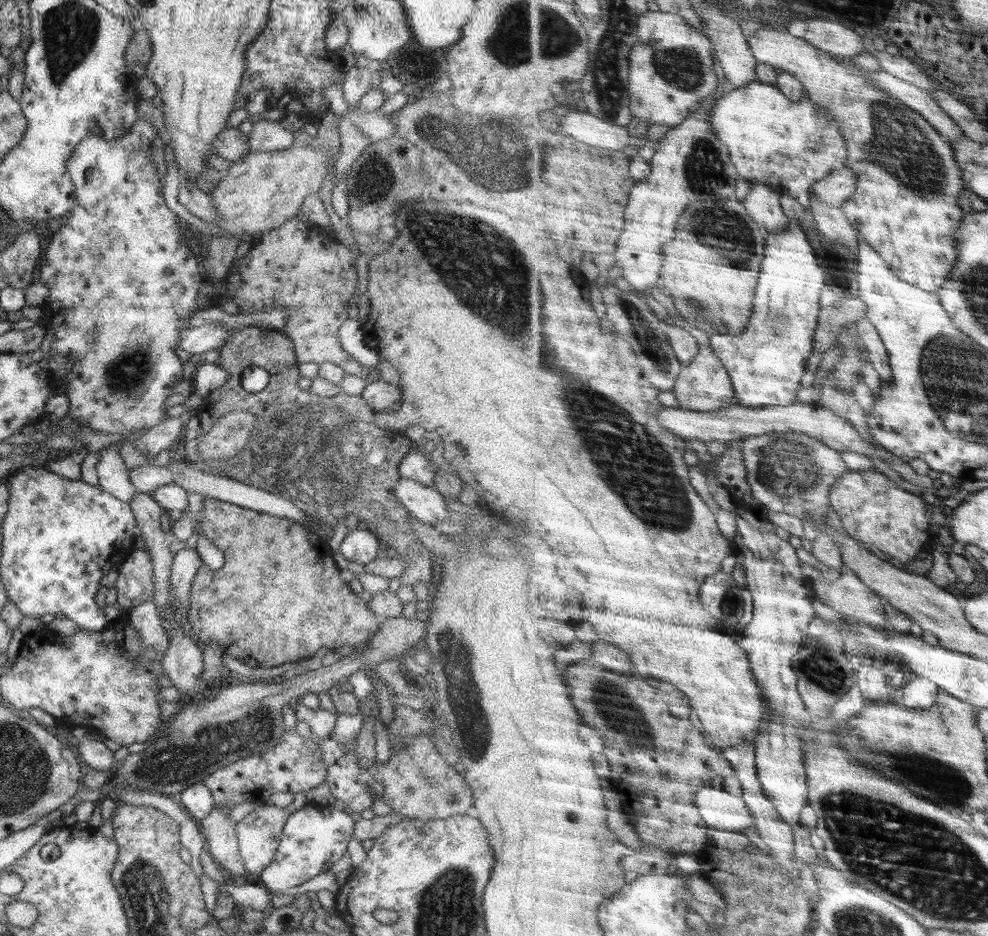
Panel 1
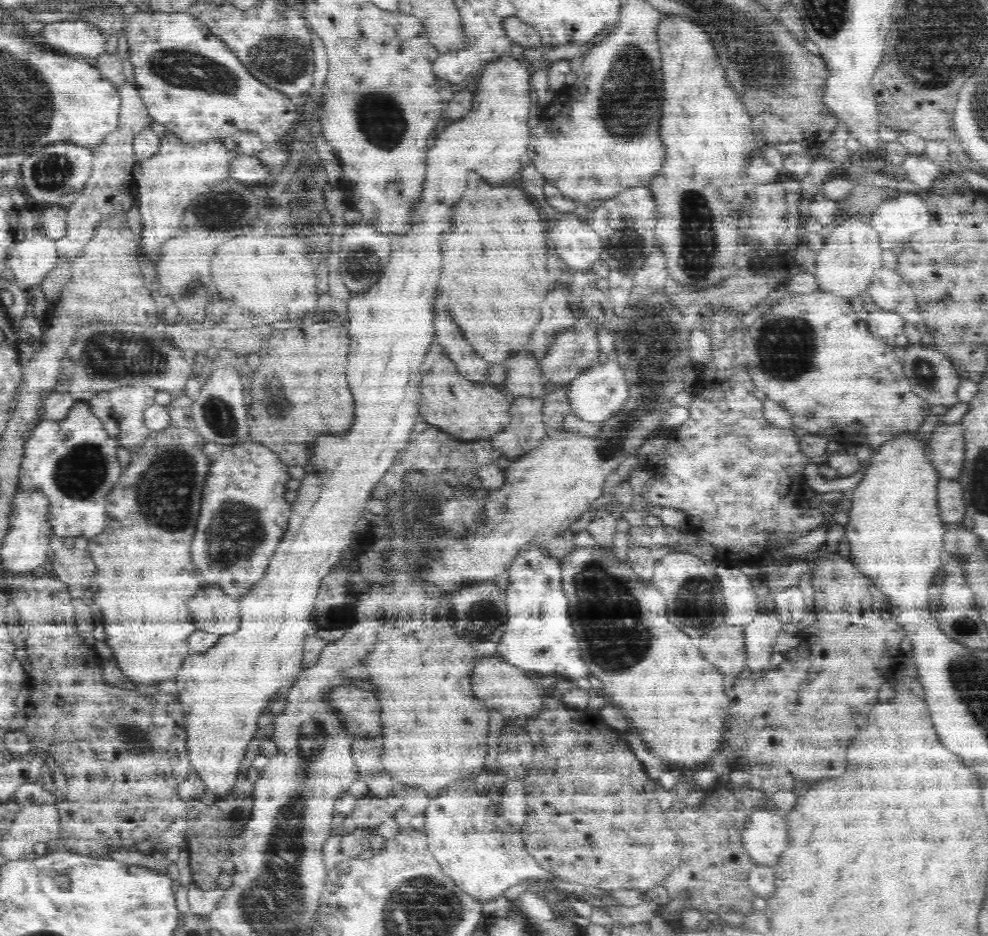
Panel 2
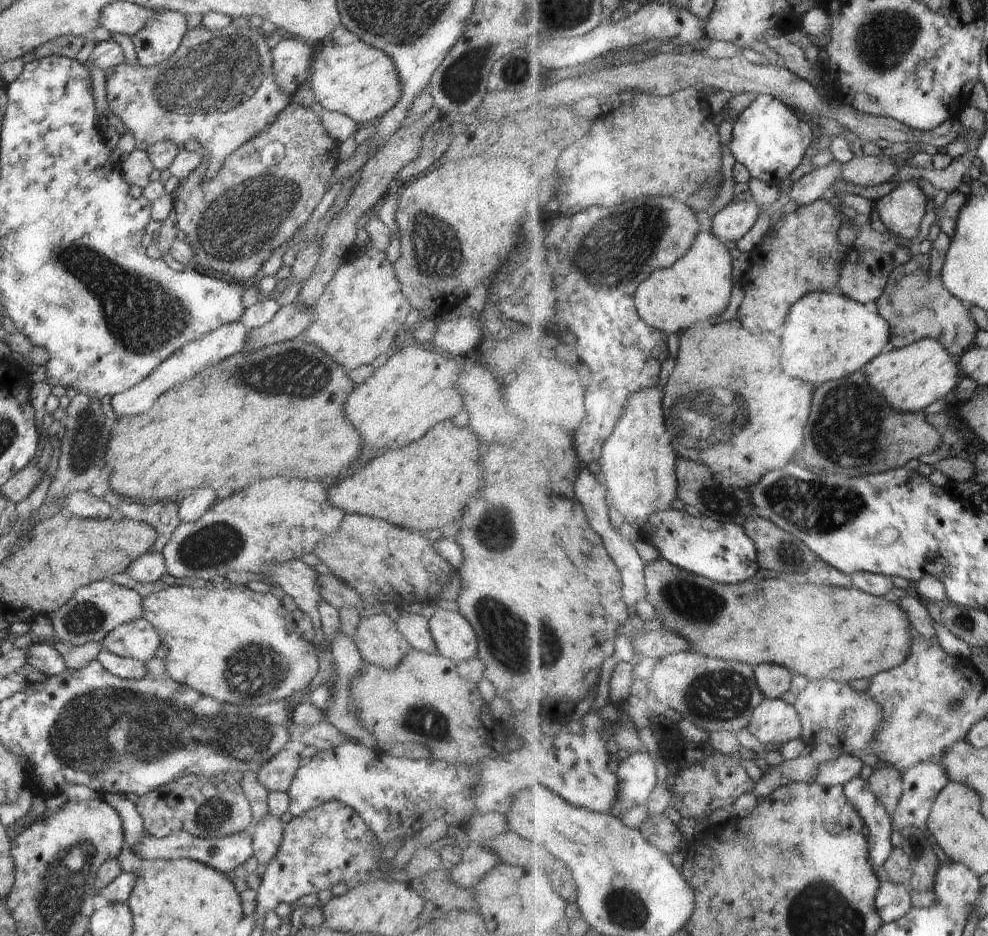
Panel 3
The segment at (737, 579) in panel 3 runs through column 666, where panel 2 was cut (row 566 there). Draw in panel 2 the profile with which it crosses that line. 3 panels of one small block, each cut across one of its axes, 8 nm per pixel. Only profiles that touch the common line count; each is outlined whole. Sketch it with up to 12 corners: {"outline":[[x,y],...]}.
{"outline":[[546,546],[511,562],[498,656],[588,676]]}

